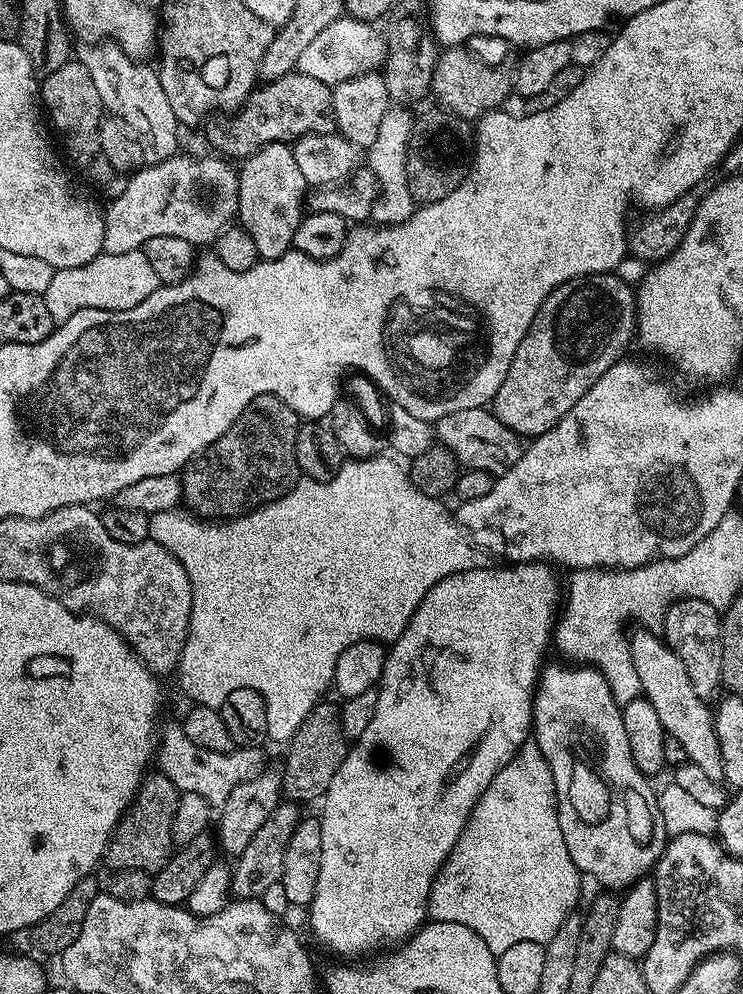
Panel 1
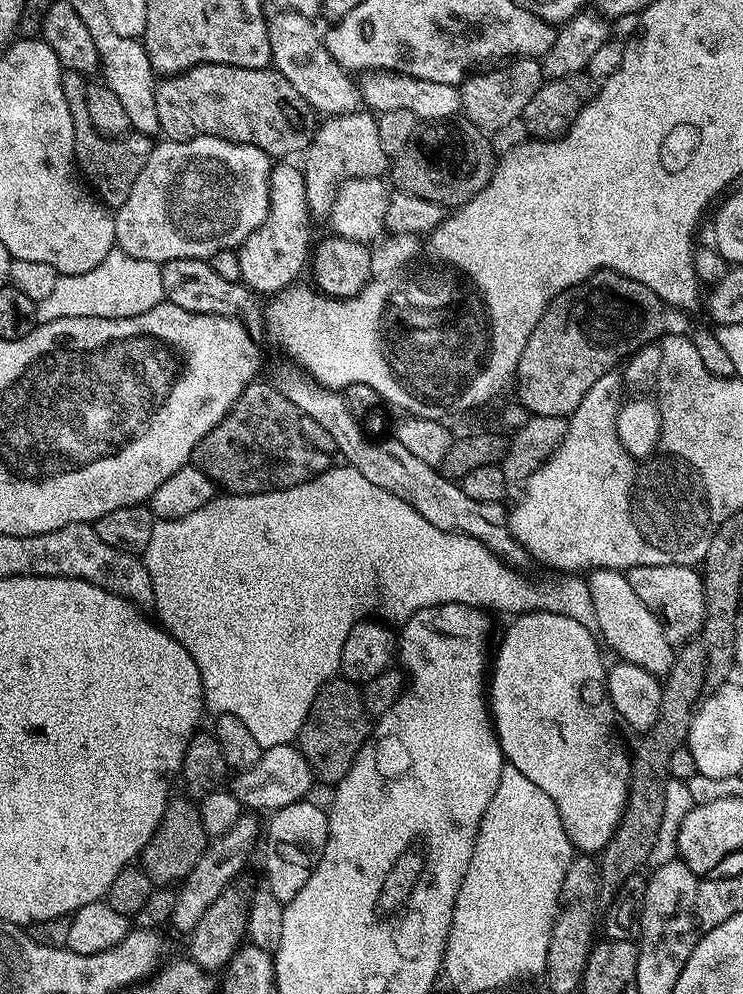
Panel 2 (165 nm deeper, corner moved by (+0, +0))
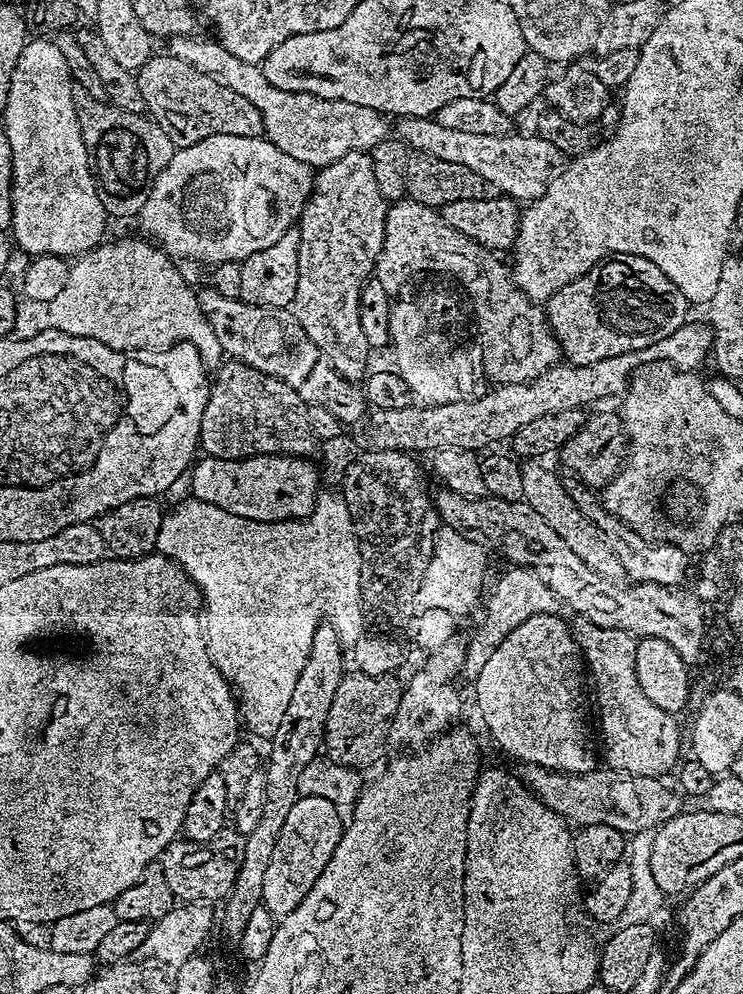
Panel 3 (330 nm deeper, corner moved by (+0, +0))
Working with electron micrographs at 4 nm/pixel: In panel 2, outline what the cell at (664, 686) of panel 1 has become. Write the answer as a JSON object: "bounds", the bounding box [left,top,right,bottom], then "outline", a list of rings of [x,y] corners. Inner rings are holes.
{"bounds":[587,568,675,676],"outline":[[[596,568],[587,575],[588,589],[590,590],[591,602],[595,610],[595,627],[607,644],[617,652],[621,661],[627,664],[642,666],[646,670],[657,676],[667,675],[669,669],[675,660],[675,647],[666,638],[664,625],[658,622],[654,614],[646,608],[634,588],[630,586],[627,575],[619,569],[613,568]]]}

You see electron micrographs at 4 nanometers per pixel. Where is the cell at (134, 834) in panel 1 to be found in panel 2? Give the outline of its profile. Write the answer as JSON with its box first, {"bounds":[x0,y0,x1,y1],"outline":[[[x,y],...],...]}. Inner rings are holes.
{"bounds":[138,799,210,886],"outline":[[[169,799],[166,810],[162,814],[162,822],[158,822],[158,830],[146,842],[144,851],[138,857],[139,867],[156,886],[172,886],[183,881],[184,877],[194,870],[198,858],[207,850],[210,843],[208,831],[202,826],[200,809],[188,800]]]}

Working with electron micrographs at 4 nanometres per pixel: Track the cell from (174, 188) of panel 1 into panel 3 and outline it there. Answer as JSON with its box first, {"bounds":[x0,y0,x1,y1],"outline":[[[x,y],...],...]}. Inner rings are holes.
{"bounds":[138,134,306,266],"outline":[[[230,134],[211,136],[194,146],[177,148],[176,153],[170,158],[170,162],[166,162],[166,166],[153,175],[156,177],[153,178],[152,184],[150,180],[147,185],[144,204],[141,205],[138,213],[140,228],[149,236],[147,239],[159,251],[176,262],[179,262],[179,260],[201,260],[202,263],[208,264],[207,266],[225,264],[231,260],[243,262],[250,254],[258,254],[262,250],[266,250],[266,246],[274,246],[274,242],[278,242],[278,238],[293,227],[294,221],[299,217],[301,207],[306,199],[304,172],[305,169],[297,160],[290,158],[288,154],[282,154],[266,138],[261,138],[260,136],[231,136]]]}

